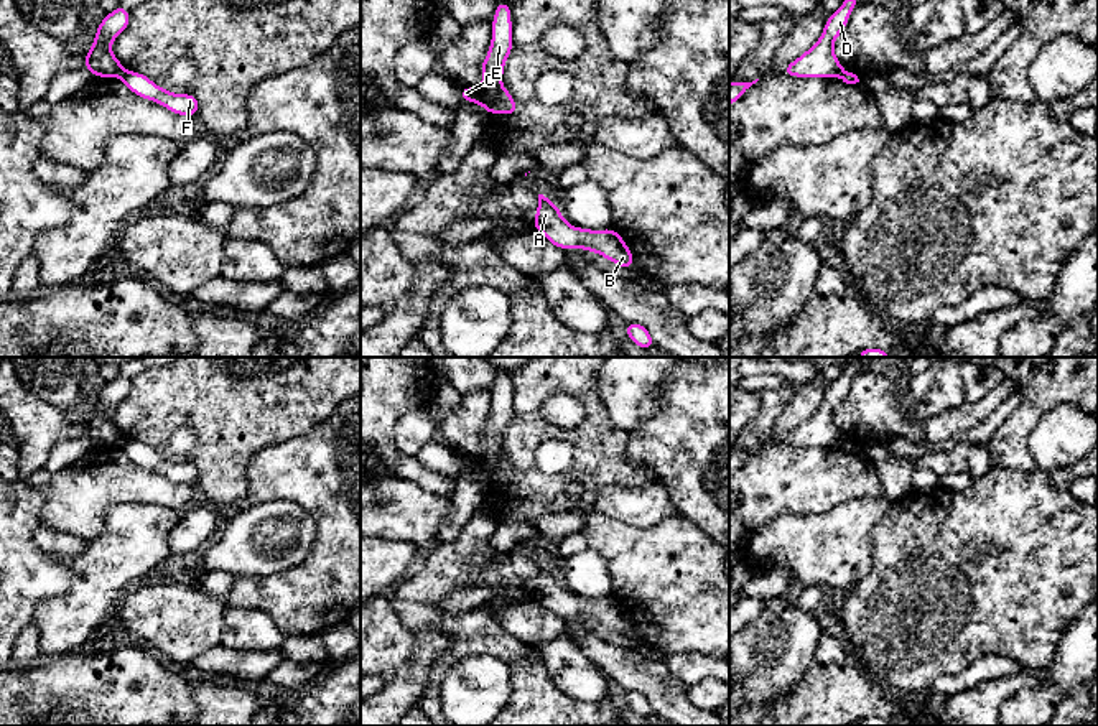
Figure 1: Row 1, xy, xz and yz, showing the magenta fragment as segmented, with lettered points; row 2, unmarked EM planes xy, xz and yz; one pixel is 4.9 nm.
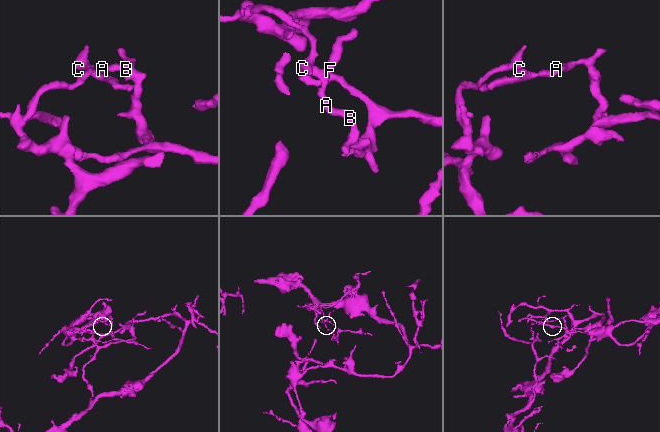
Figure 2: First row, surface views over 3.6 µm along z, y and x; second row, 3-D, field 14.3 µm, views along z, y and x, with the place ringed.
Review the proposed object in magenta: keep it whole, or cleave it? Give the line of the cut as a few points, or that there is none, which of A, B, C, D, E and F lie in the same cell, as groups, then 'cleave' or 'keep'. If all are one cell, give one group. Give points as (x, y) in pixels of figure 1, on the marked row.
cut in xz along (501, 86), (483, 106); A B F / C D E; cleave

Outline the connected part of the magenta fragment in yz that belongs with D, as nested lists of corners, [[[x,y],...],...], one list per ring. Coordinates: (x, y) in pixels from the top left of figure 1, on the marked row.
[[[844,0],[841,7],[826,18],[818,41],[800,58],[787,64],[782,72],[792,77],[840,77],[844,69],[833,51],[833,44],[843,33],[851,12],[859,2],[861,0]]]

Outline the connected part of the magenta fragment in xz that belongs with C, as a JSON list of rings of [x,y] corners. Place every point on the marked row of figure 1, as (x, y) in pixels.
[[[497,2],[492,20],[492,38],[486,59],[481,64],[484,81],[479,87],[463,87],[463,100],[486,105],[487,100],[502,87],[502,74],[507,58],[512,54],[512,18],[510,3]]]

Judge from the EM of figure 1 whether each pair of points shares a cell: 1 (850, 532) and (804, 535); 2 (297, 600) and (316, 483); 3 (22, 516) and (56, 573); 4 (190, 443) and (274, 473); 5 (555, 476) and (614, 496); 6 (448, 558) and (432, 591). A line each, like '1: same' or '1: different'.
1: same
2: same
3: same
4: different
5: different
6: same

